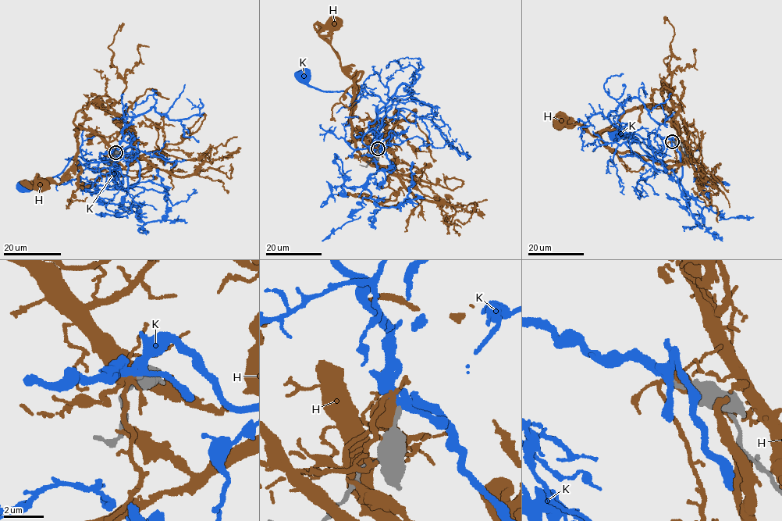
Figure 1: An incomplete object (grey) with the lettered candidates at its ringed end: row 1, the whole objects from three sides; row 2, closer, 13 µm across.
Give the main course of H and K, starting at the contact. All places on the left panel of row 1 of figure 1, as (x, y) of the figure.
H: (115, 152), (107, 155), (105, 141), (90, 130), (77, 128), (75, 162), (58, 184), (42, 180), (40, 185)
K: (115, 151), (101, 152), (104, 161), (111, 158), (103, 162), (72, 157), (60, 173), (45, 182), (24, 185)

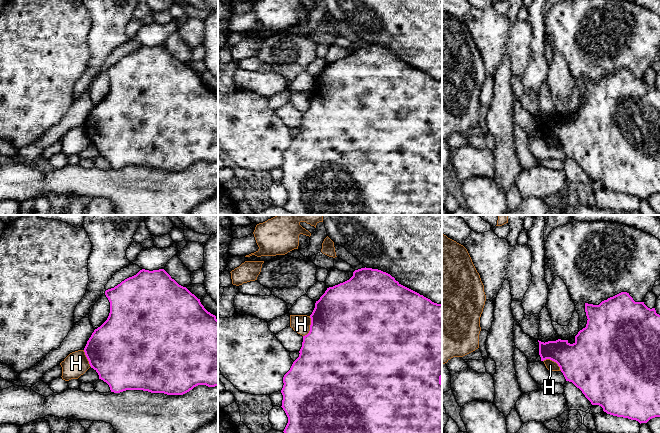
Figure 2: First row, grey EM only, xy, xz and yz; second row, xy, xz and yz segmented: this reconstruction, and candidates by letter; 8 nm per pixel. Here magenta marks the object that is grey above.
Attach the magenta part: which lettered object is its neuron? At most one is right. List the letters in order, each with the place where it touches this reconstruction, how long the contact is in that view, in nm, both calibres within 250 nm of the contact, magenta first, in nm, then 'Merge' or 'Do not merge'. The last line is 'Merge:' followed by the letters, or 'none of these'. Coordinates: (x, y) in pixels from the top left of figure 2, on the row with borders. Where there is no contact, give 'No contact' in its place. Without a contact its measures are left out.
H: Touches magenta at xz (310, 327). Shared border 180 nm. Thickness 500 nm (magenta) against 140 nm. Do not merge
K: No contact. Do not merge
Merge: none of these

